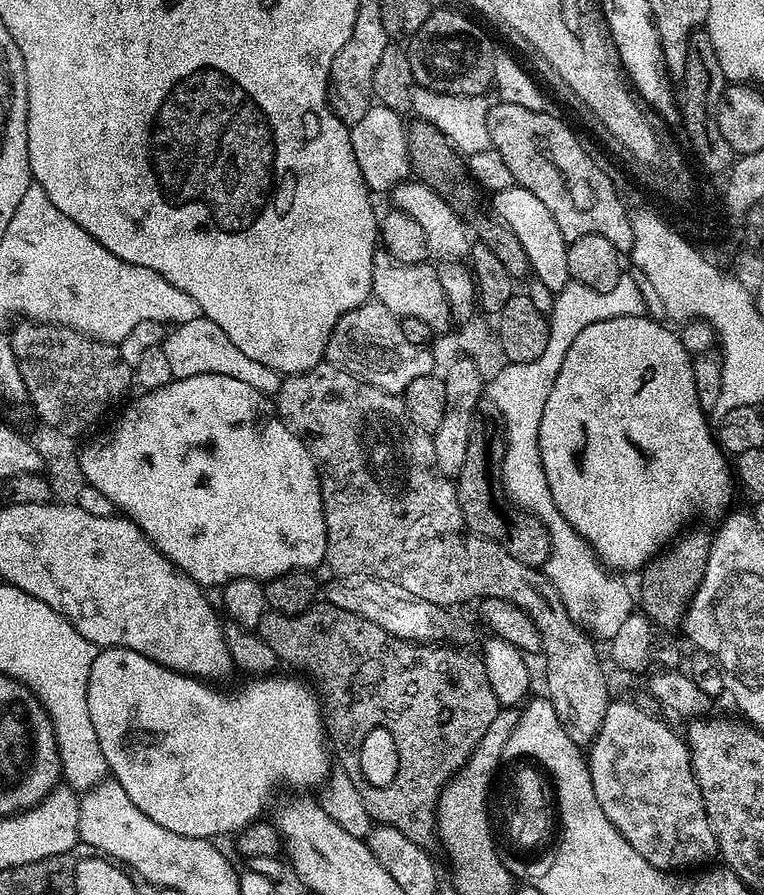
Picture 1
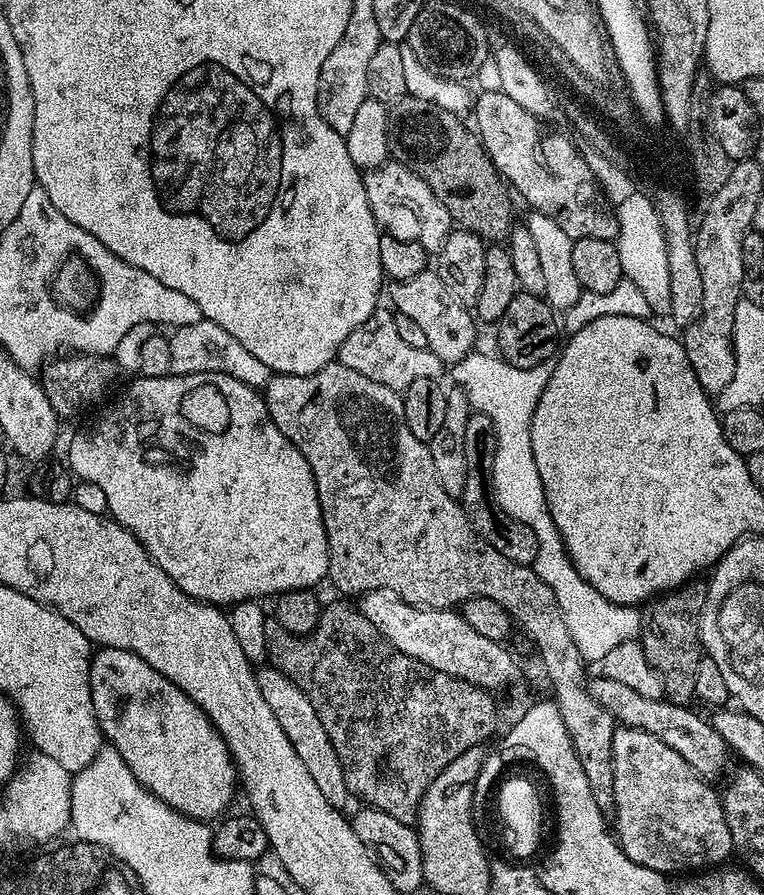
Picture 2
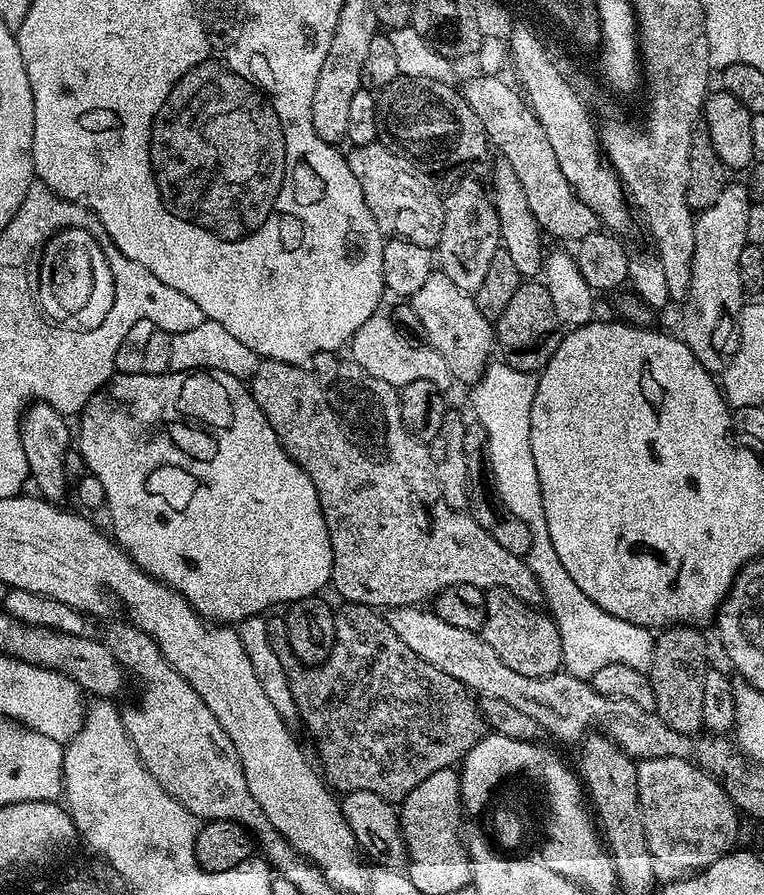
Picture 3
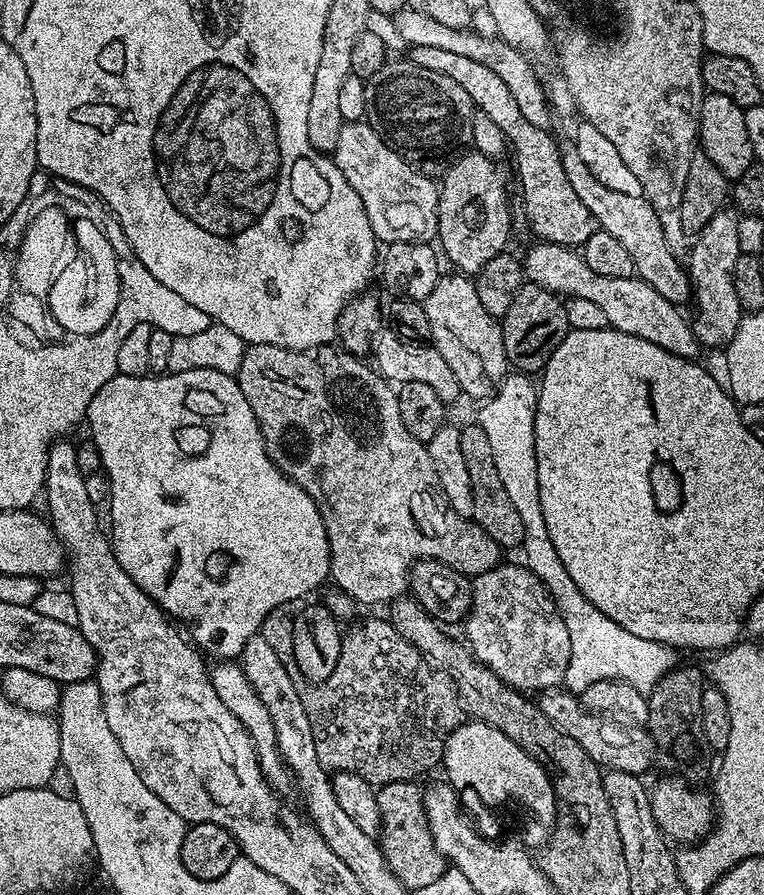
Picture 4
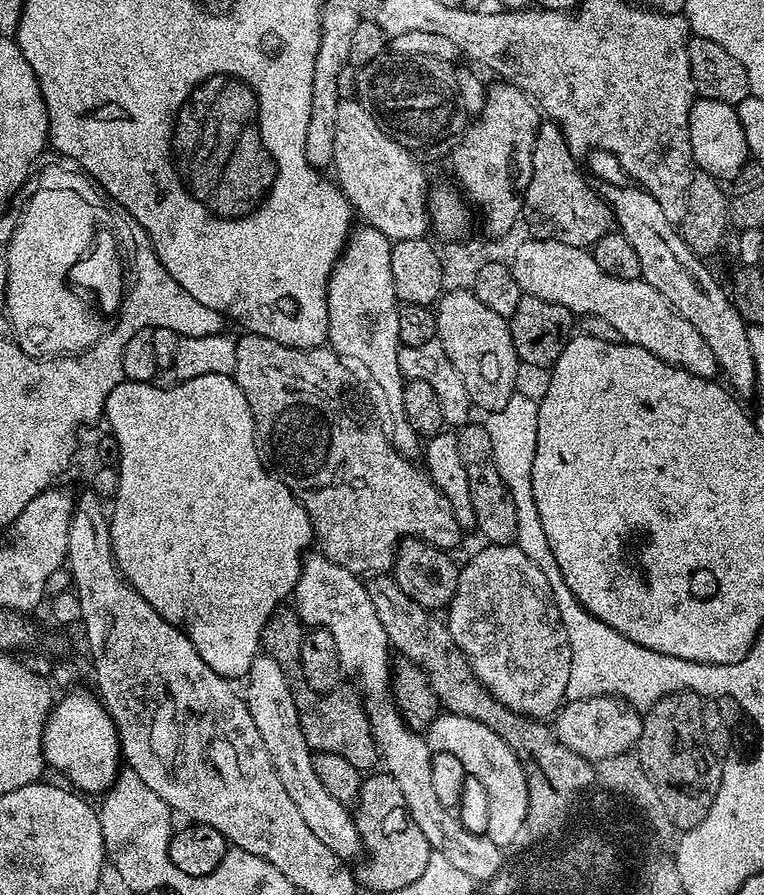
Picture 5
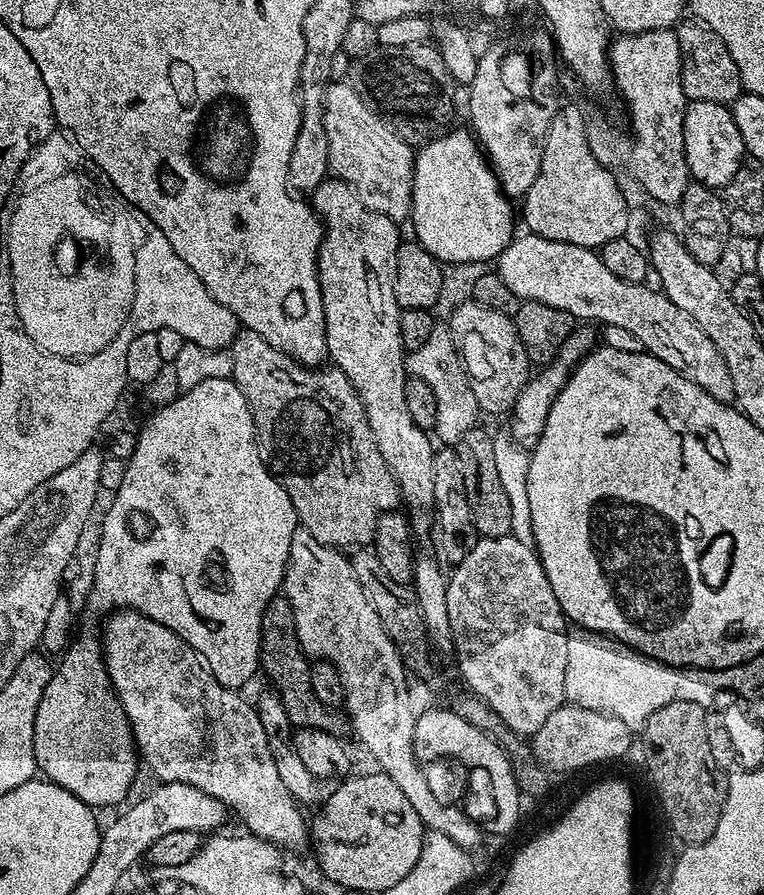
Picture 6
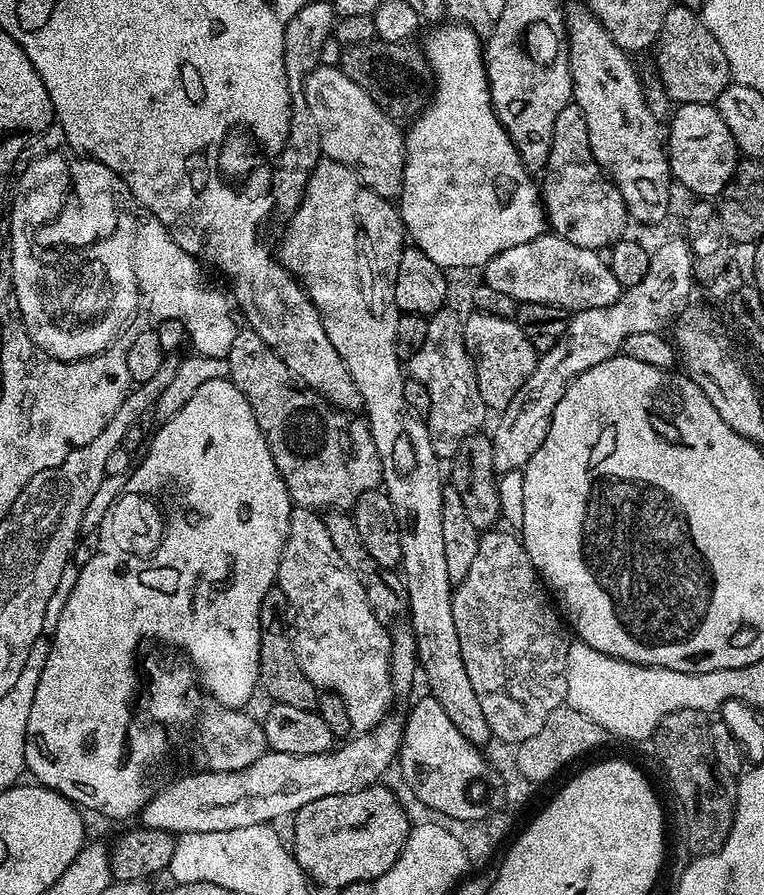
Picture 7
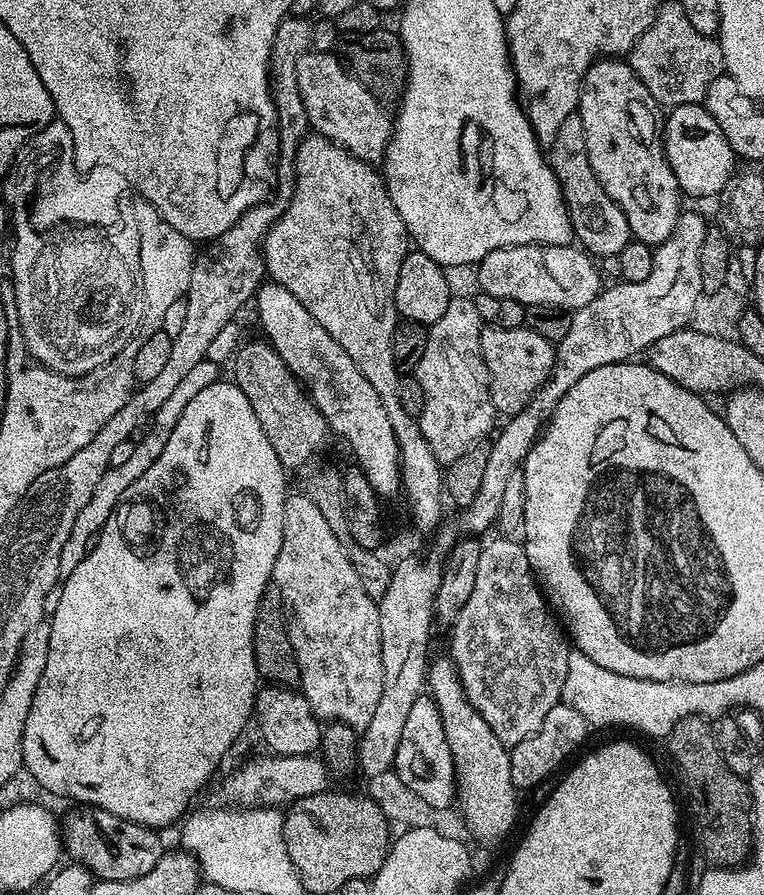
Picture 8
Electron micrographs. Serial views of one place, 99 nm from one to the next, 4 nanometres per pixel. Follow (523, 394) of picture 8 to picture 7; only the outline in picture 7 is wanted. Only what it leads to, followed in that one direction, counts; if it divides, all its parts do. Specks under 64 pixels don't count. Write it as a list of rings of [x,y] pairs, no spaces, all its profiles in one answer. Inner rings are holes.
[[[475,310],[463,317],[464,341],[472,355],[472,364],[478,378],[478,394],[489,410],[502,410],[510,406],[510,398],[534,374],[538,353],[530,338],[516,325],[515,319],[506,316],[495,316]]]

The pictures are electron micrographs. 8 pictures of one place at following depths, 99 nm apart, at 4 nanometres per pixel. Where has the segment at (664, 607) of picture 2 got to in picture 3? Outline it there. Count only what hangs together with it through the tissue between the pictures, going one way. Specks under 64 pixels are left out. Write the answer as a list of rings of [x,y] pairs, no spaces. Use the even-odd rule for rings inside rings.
[[[669,626],[656,636],[656,645],[652,651],[652,662],[647,669],[648,681],[654,690],[656,715],[670,726],[685,734],[696,734],[704,728],[702,722],[702,689],[708,664],[708,644],[699,627]]]

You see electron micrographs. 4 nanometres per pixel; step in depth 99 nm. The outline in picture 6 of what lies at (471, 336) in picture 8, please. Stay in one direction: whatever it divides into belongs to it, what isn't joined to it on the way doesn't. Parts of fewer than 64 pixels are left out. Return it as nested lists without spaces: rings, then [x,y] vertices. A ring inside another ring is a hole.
[[[440,322],[434,330],[430,330],[430,339],[418,346],[418,350],[407,353],[404,357],[404,371],[408,376],[422,378],[434,390],[434,399],[438,401],[438,422],[434,436],[444,446],[455,446],[466,434],[466,430],[477,427],[482,413],[474,398],[474,390],[470,390],[468,373],[464,371],[464,362],[456,353],[456,343],[452,341],[452,331],[447,323]]]

